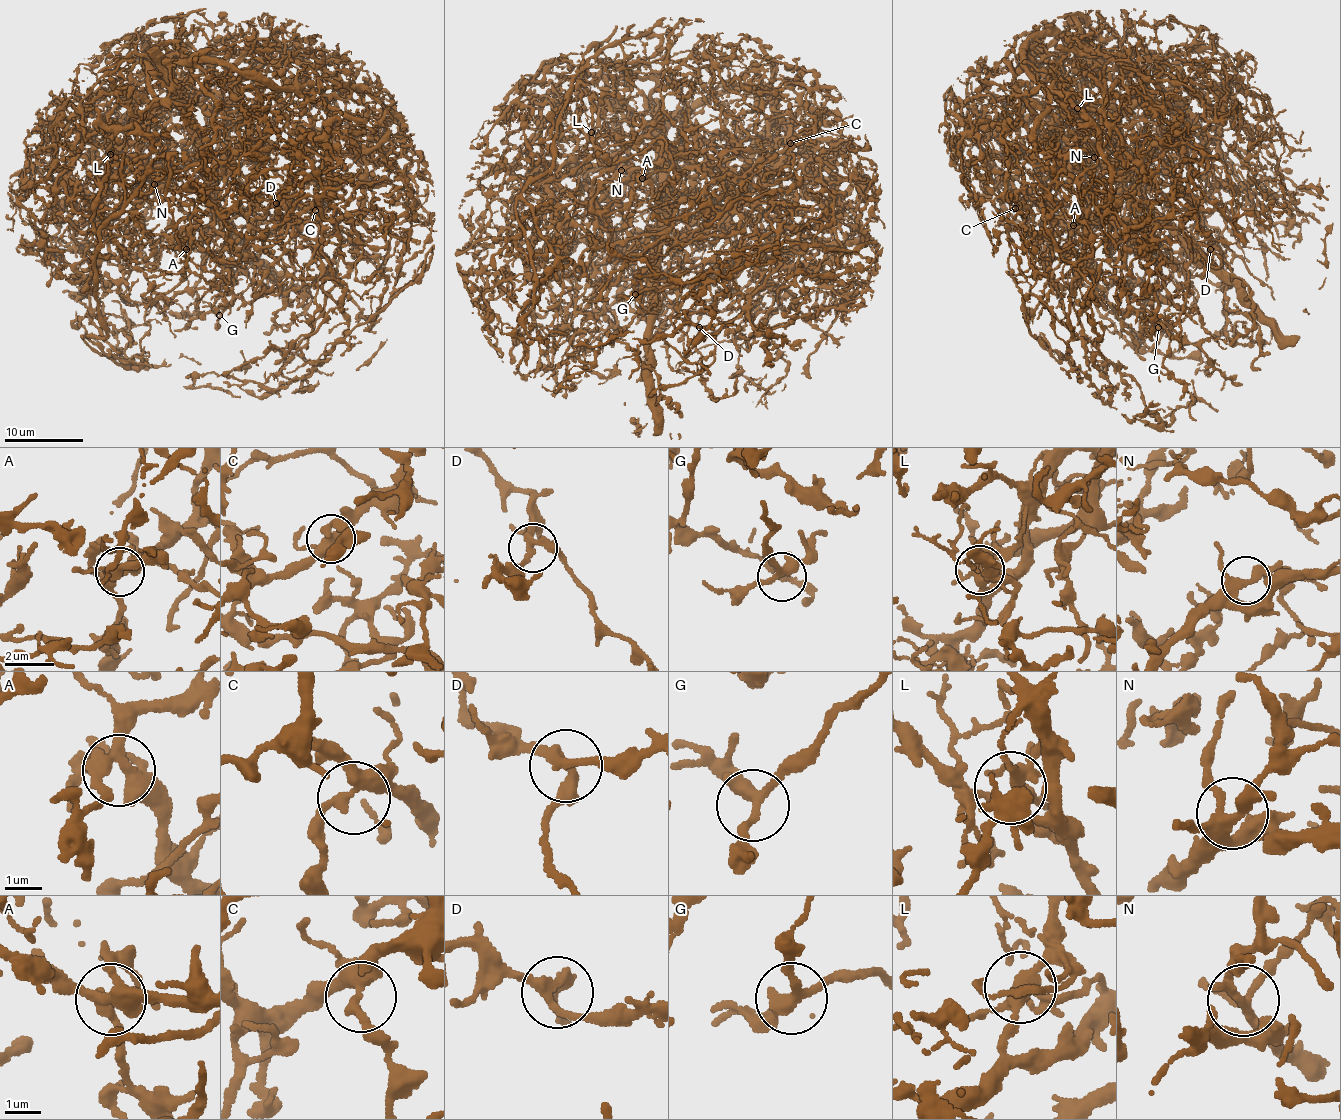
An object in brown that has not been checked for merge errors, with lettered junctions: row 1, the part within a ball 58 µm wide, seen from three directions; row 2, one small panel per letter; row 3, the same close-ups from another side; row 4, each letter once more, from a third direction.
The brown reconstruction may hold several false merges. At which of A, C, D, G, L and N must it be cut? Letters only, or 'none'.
none

